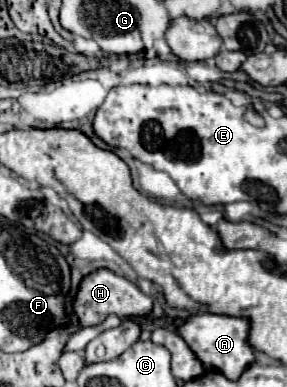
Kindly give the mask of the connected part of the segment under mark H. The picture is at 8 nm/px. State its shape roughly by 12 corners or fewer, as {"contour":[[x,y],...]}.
{"contour":[[109,269],[81,279],[71,309],[81,327],[147,315],[153,299]]}

